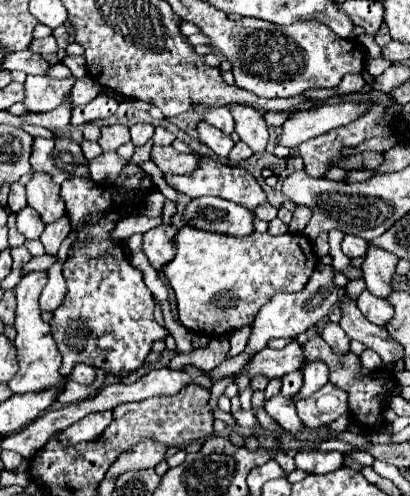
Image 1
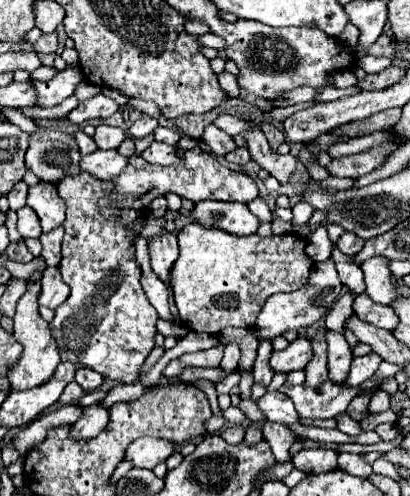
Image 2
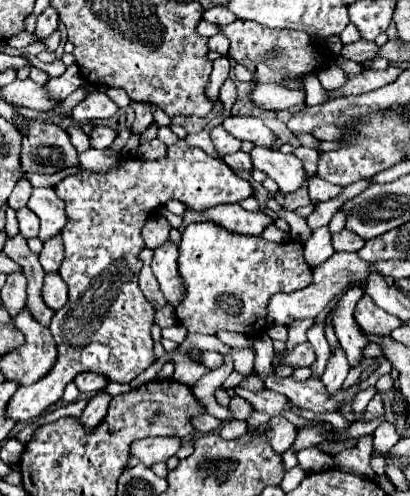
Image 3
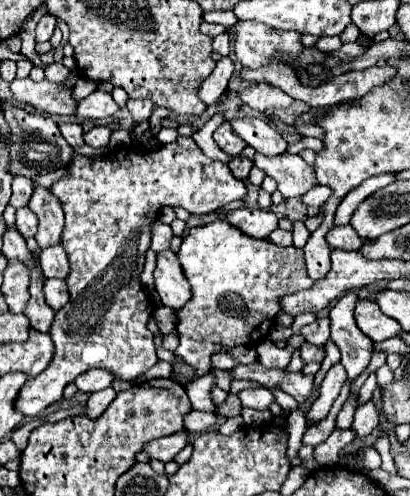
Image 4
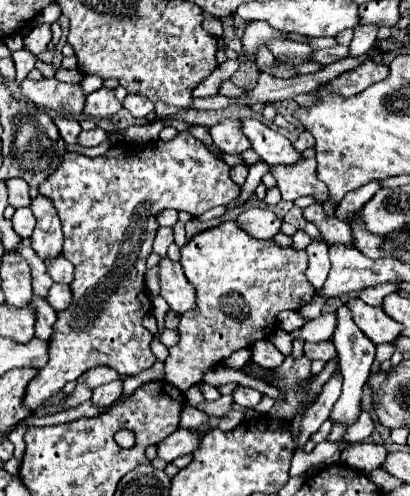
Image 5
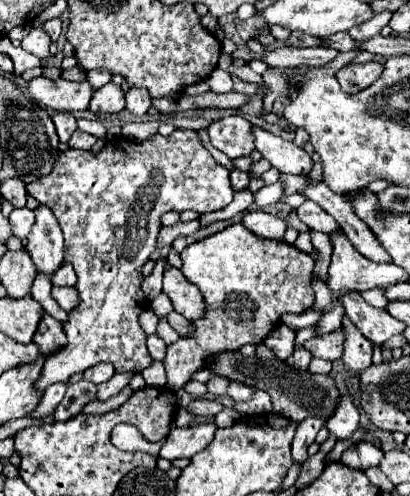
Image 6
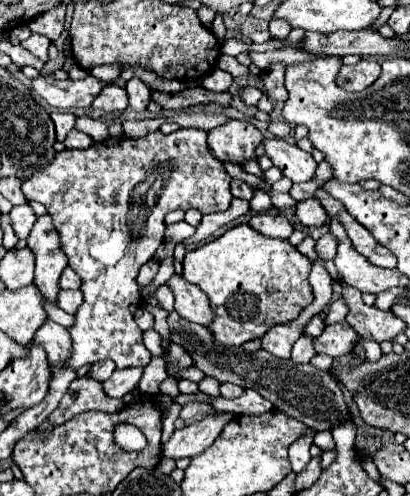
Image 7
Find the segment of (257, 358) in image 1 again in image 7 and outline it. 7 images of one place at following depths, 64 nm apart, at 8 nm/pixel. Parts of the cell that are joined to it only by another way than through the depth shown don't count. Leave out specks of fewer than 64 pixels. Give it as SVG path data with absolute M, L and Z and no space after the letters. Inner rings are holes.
M338 322L332 324L332 328L324 328L324 332L314 338L314 350L316 354L340 358L352 352L356 340L360 340L360 336L354 332L354 328L348 322Z

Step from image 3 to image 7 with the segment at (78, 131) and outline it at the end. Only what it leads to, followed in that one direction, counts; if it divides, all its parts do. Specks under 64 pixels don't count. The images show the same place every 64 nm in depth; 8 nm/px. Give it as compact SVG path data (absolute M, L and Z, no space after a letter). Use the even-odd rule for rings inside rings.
M52 112L50 114L54 124L56 124L56 136L60 142L64 142L64 138L68 136L68 132L74 128L74 122L76 122L76 114L70 114L70 112Z

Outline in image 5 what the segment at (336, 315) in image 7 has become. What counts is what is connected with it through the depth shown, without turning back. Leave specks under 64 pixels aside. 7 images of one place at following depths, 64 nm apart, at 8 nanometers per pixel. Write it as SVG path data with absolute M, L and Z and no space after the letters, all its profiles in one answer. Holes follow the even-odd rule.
M322 314L316 320L306 322L300 330L290 332L294 338L304 338L306 342L324 342L332 336L336 326L336 316L334 314Z

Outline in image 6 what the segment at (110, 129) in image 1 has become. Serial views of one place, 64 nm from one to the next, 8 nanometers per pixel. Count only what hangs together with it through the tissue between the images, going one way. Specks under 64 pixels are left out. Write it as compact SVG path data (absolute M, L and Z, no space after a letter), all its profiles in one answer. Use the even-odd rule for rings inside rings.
M76 130L74 134L72 134L72 138L70 138L70 146L72 148L78 148L78 150L90 150L94 144L96 144L96 136L92 136L92 134L88 134L88 132L80 132L80 130Z

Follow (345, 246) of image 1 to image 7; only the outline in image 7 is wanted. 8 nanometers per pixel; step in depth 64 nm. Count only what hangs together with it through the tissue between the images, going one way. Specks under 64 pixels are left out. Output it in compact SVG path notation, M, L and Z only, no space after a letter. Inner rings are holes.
M308 198L308 200L296 204L296 218L306 228L310 228L310 226L320 228L320 226L326 224L326 212L320 206L320 202L314 200L314 198Z

